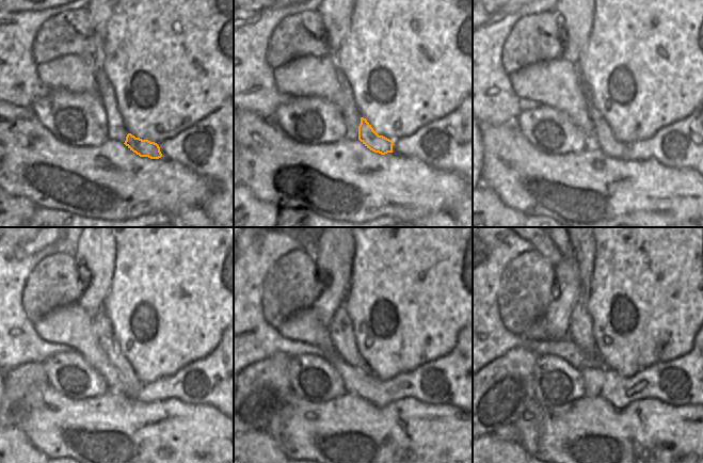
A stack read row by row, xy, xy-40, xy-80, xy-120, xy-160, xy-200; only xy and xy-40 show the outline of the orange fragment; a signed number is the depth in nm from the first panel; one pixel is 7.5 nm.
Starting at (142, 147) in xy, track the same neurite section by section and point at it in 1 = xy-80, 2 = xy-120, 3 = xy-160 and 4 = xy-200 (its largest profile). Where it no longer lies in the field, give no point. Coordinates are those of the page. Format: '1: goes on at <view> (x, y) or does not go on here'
1: goes on at xy-80 (605, 139)
2: goes on at xy-120 (102, 328)
3: goes on at xy-160 (341, 329)
4: goes on at xy-200 (580, 324)

